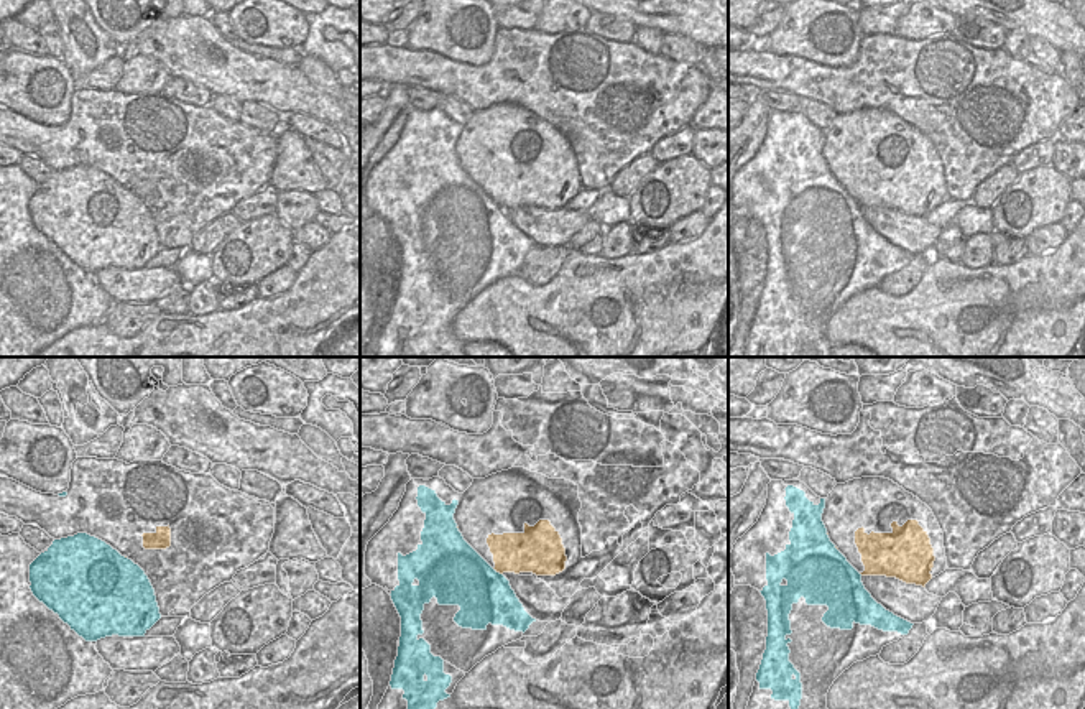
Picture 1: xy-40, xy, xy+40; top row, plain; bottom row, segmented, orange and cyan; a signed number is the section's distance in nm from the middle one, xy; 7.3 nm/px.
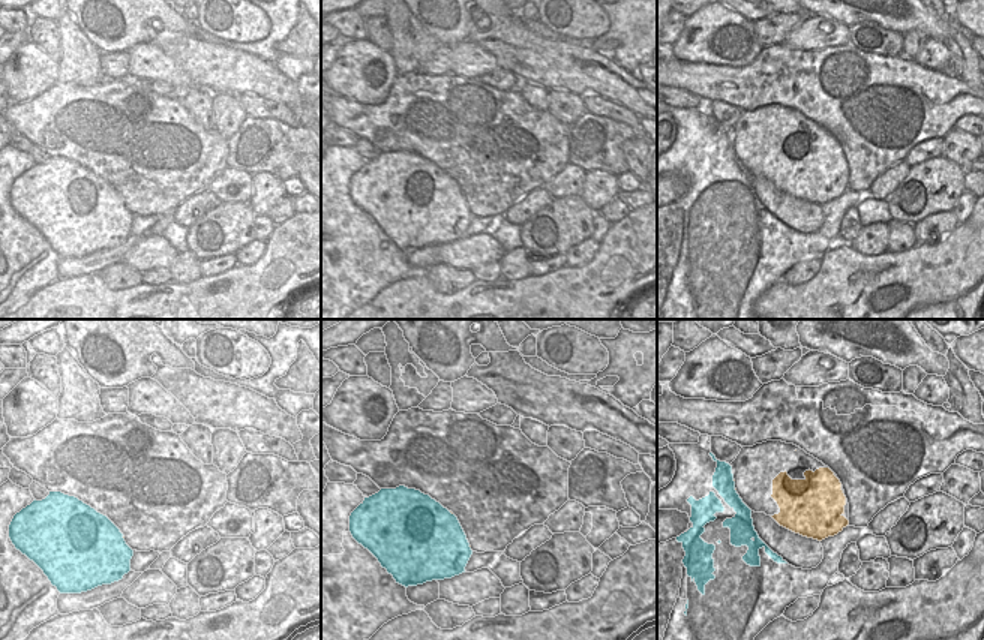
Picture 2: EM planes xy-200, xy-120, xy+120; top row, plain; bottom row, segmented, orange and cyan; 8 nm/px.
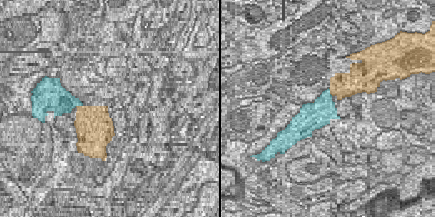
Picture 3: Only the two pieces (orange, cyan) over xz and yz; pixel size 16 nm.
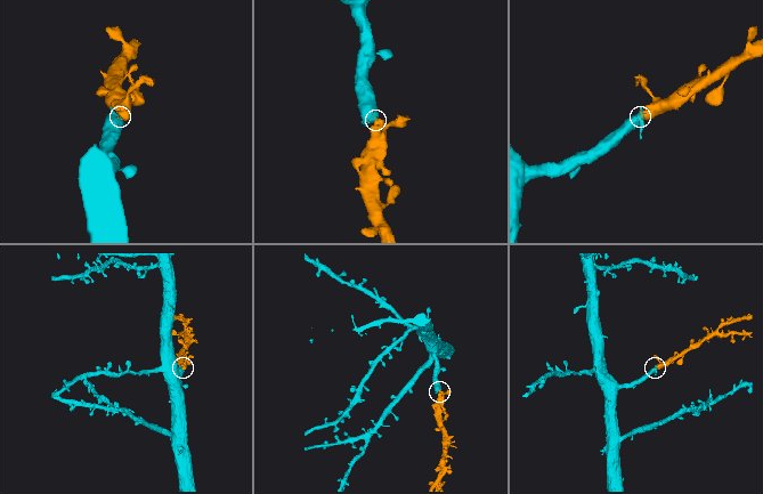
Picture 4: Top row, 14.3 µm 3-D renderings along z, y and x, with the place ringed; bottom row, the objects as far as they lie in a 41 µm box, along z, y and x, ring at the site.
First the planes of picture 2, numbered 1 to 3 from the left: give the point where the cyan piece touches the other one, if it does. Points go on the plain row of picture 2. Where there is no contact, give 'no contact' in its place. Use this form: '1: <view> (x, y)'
1: no contact
2: no contact
3: no contact

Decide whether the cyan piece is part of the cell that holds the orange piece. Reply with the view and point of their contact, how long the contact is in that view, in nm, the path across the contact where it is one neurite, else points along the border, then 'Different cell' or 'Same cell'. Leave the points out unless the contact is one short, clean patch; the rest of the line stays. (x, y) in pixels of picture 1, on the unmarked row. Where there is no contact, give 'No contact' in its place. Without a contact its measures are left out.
Touches orange at xy (497, 203). Shared border 100 nm. Same cell

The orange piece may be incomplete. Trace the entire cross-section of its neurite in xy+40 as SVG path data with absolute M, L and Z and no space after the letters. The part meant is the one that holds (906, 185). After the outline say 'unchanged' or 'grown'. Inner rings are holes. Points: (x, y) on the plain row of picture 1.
M907 151L903 158L893 153L891 160L891 165L868 166L863 158L855 163L855 176L865 197L860 206L896 209L926 219L935 192L927 163L917 151Z; unchanged

